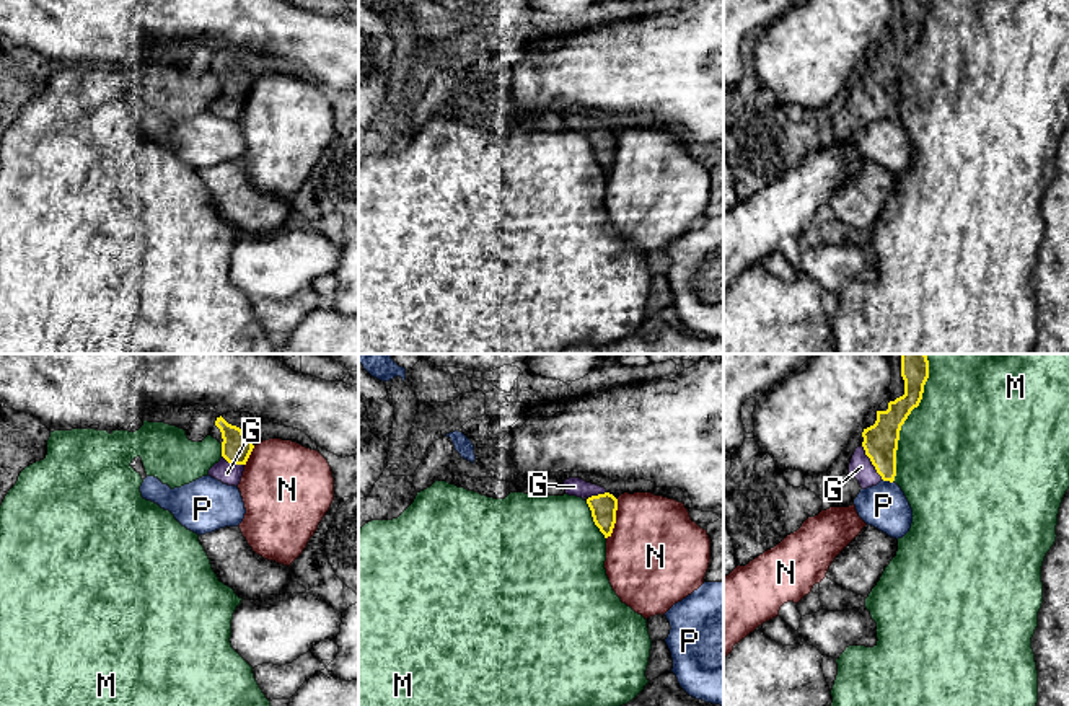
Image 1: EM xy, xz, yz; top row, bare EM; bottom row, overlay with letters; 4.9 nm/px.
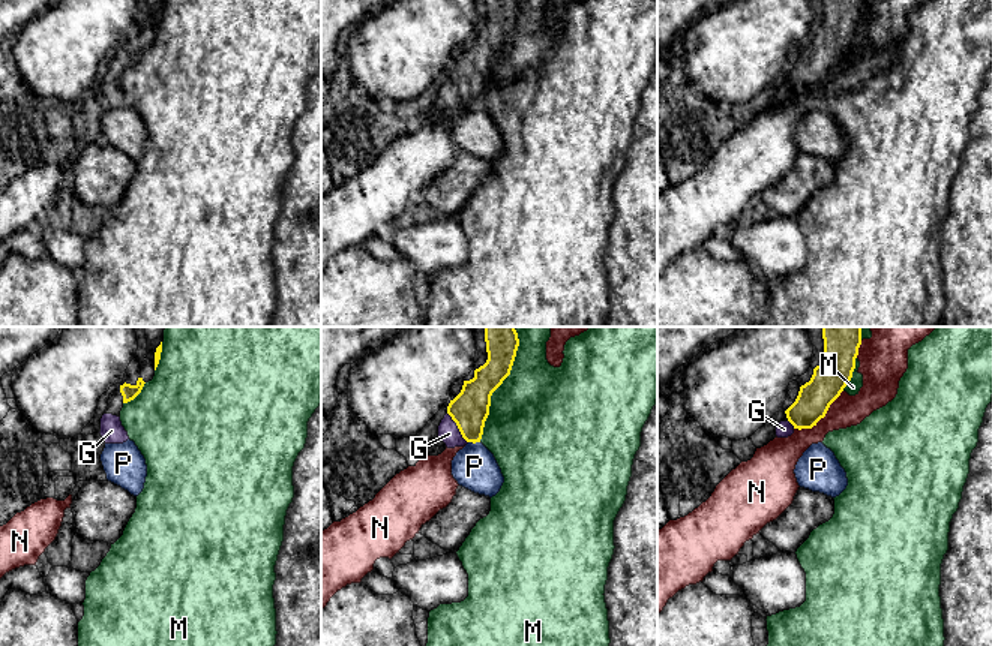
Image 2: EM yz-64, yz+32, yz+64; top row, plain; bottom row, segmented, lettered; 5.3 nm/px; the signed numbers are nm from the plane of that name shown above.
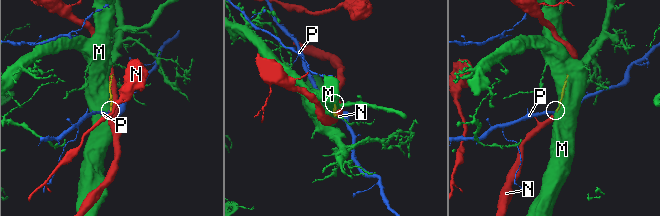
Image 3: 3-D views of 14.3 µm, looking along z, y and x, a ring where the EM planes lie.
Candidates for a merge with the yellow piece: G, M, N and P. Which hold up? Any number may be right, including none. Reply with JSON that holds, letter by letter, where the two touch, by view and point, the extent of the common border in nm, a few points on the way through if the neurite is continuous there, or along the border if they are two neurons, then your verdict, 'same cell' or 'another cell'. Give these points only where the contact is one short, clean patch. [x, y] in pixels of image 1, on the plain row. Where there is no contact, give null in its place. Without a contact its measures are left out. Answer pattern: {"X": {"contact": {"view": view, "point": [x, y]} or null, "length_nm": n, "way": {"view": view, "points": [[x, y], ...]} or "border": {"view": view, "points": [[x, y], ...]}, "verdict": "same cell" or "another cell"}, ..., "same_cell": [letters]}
{"G": {"contact": {"view": "yz", "point": [871, 95]}, "length_nm": 200, "way": {"view": "yz", "points": [[880, 75], [879, 87], [871, 95], [861, 101]]}, "verdict": "same cell"}, "M": {"contact": {"view": "yz", "point": [903, 57]}, "length_nm": 600, "verdict": "another cell"}, "N": {"contact": {"view": "xz", "point": [615, 154]}, "length_nm": 200, "verdict": "another cell"}, "P": {"contact": {"view": "yz", "point": [887, 114]}, "length_nm": 60, "border": {"view": "yz", "points": [[882, 113], [892, 118]]}, "verdict": "another cell"}, "same_cell": ["G"]}

